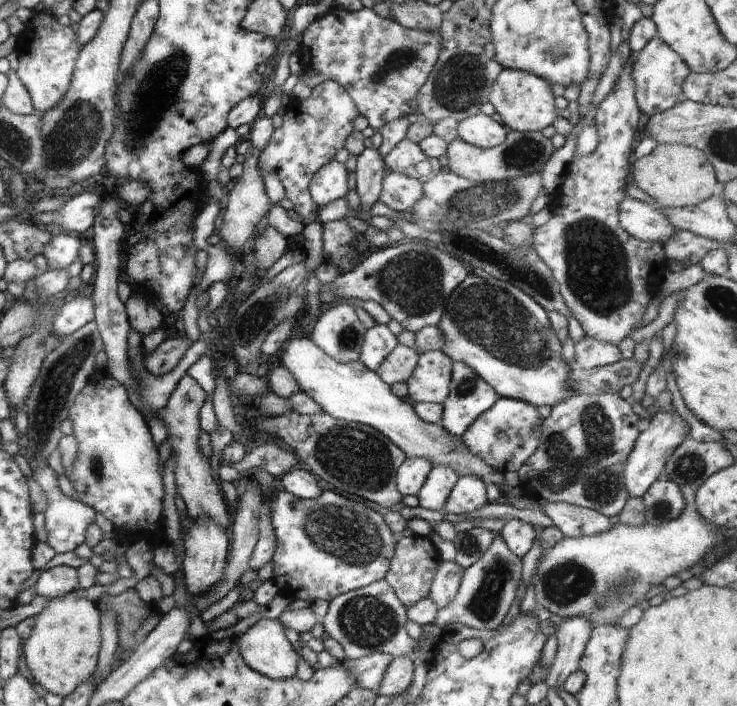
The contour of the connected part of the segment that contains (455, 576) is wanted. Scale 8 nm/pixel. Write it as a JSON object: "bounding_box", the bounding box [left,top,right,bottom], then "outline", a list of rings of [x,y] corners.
{"bounding_box":[428,560,465,609],"outline":[[[442,560],[437,566],[428,597],[439,609],[454,600],[464,571],[465,569],[458,566],[455,561]]]}

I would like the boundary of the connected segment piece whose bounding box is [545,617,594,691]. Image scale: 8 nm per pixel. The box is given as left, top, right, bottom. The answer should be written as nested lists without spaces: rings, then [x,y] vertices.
[[[582,617],[564,619],[557,626],[557,653],[545,676],[549,688],[562,688],[564,681],[579,668],[579,660],[594,627]]]

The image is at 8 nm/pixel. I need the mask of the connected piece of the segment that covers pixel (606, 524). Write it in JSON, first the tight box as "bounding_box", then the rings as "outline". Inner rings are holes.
{"bounding_box":[528,498,612,537],"outline":[[[528,498],[536,500],[536,502],[541,506],[541,510],[549,516],[552,524],[556,525],[563,532],[564,537],[577,537],[581,534],[593,535],[604,532],[612,526],[609,517],[604,516],[595,510],[571,505],[562,501],[550,502],[544,499]]]}

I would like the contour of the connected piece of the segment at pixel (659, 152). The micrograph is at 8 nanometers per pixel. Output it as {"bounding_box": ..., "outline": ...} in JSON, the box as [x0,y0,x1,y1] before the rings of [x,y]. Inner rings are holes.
{"bounding_box":[630,143,718,207],"outline":[[[658,143],[650,154],[633,159],[630,178],[645,193],[655,198],[657,203],[665,207],[696,206],[712,196],[718,187],[713,164],[708,162],[705,154],[697,148],[682,144]]]}

